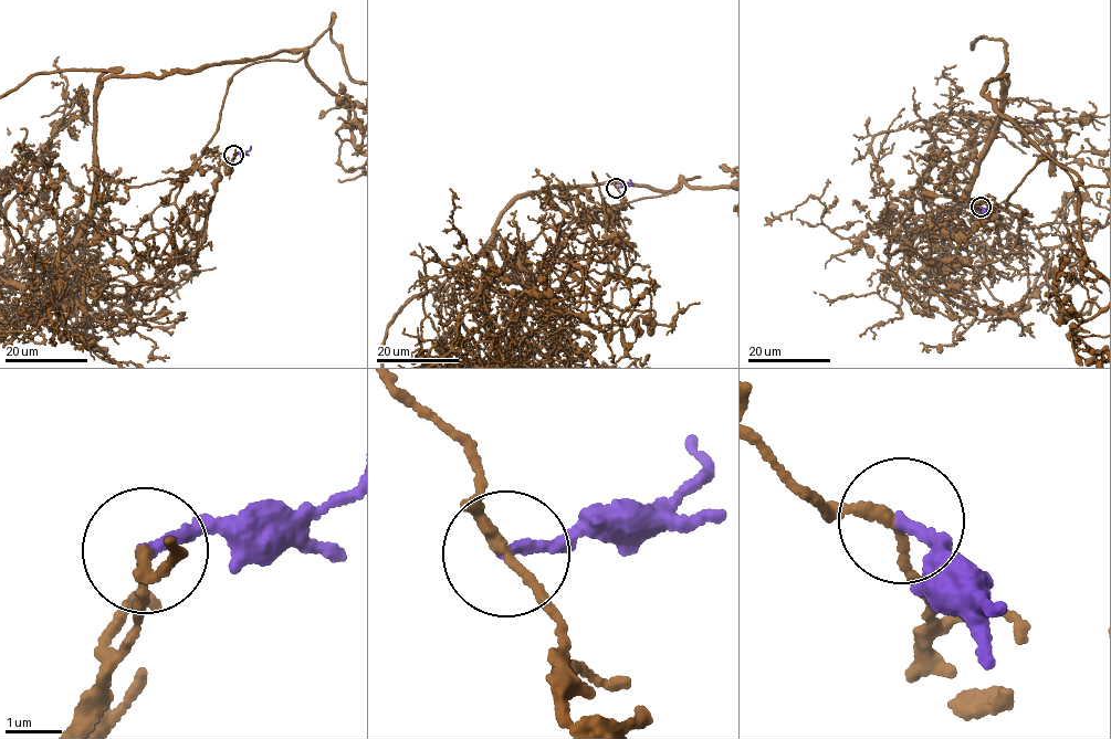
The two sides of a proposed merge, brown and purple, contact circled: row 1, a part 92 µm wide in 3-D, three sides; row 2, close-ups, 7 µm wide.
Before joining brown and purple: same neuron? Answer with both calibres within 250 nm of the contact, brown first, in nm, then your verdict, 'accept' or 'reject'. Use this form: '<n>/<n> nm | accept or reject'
180/190 nm | reject

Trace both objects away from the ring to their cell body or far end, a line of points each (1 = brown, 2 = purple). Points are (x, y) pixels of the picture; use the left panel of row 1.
1: (234, 155), (138, 187), (105, 179), (96, 94), (115, 73), (33, 75)
2: (234, 155), (251, 146)

